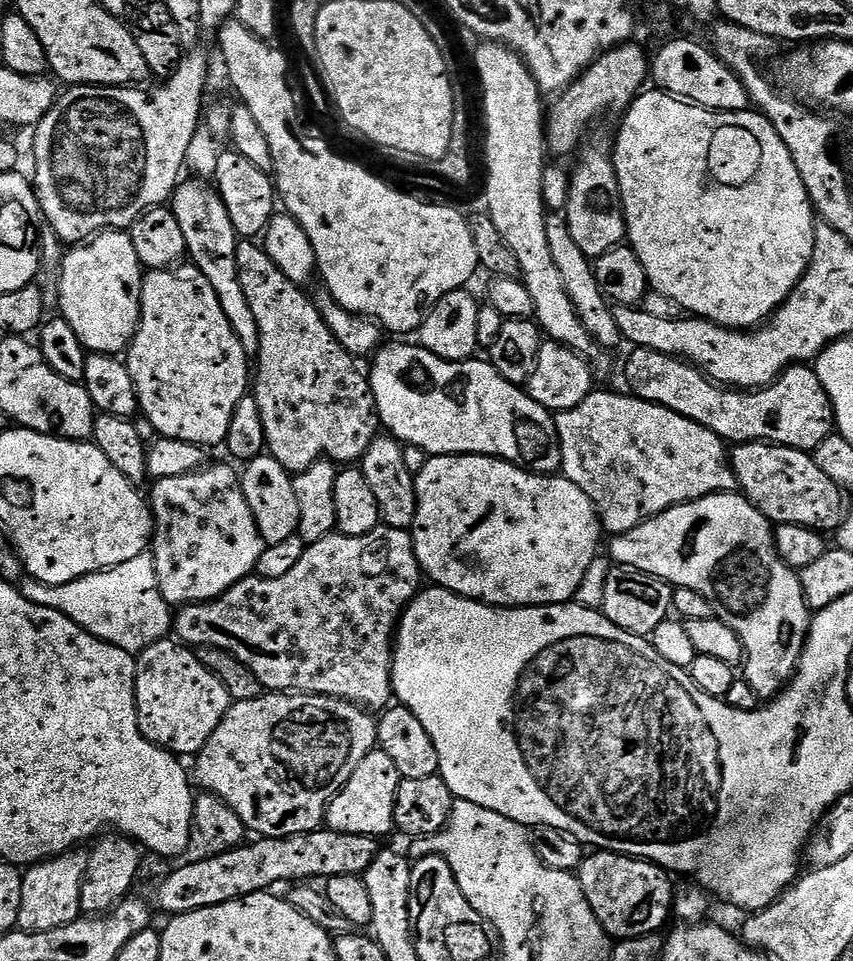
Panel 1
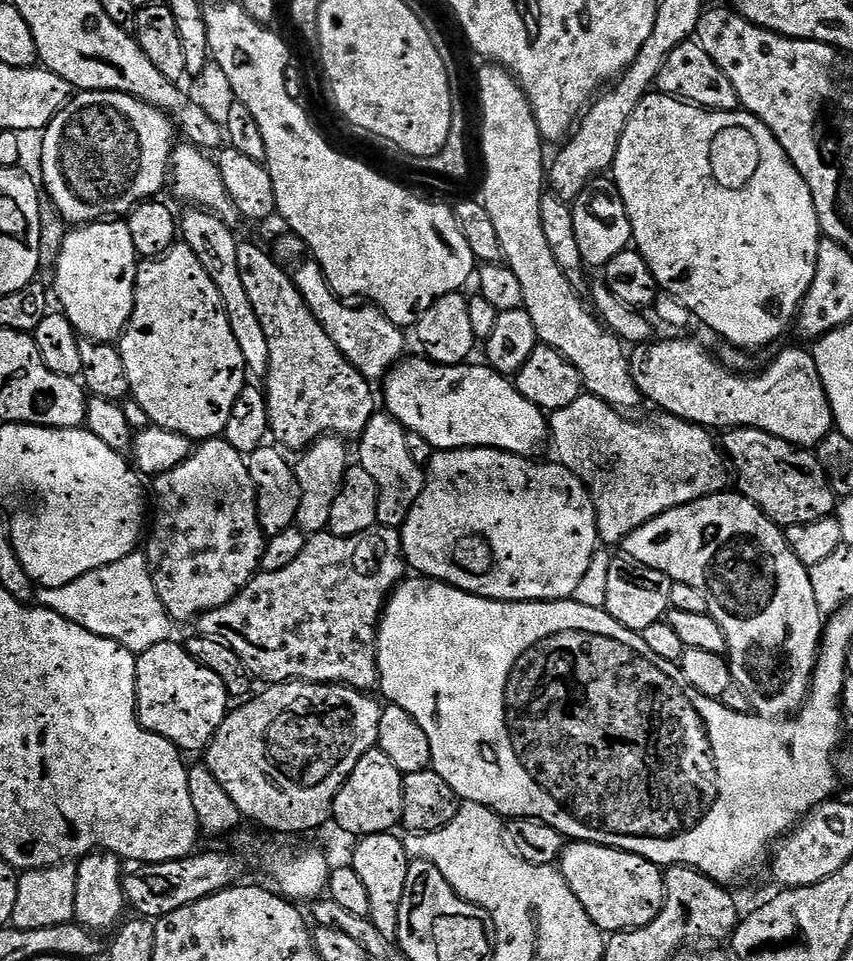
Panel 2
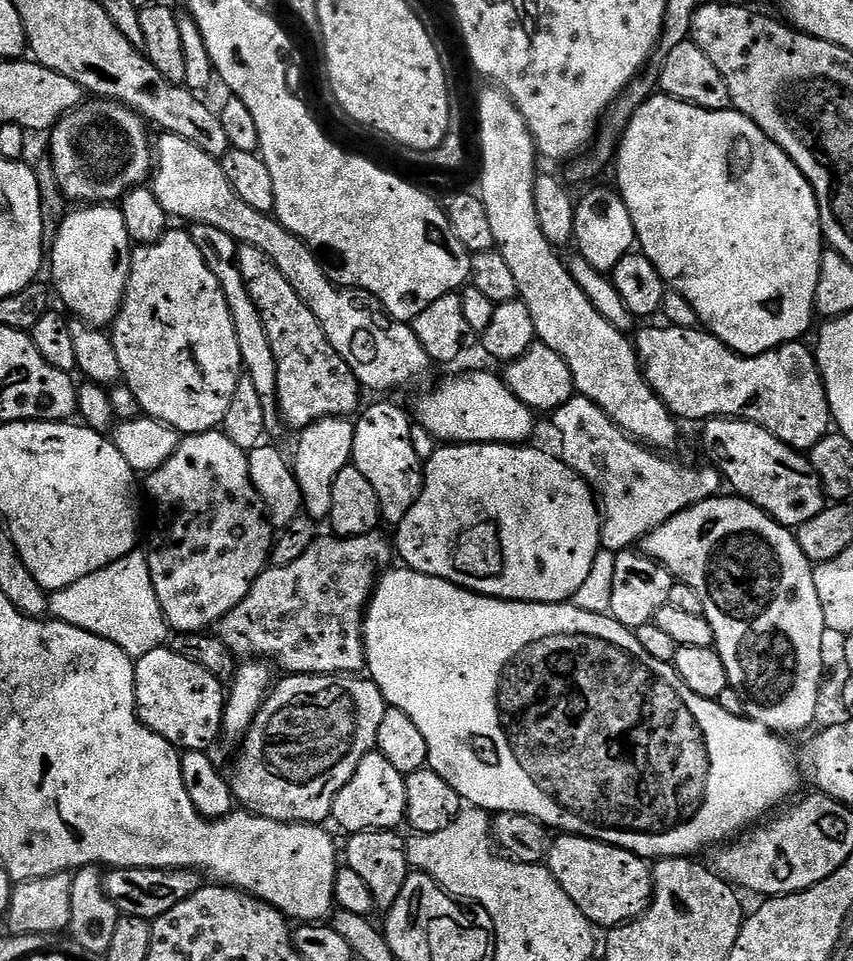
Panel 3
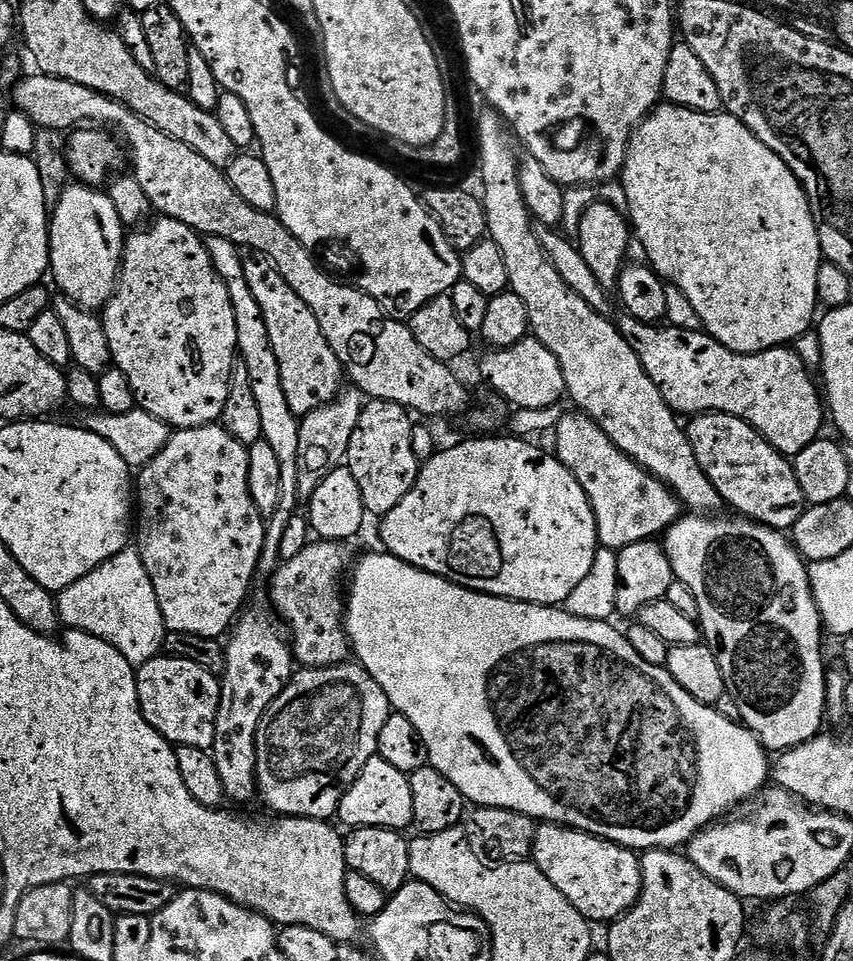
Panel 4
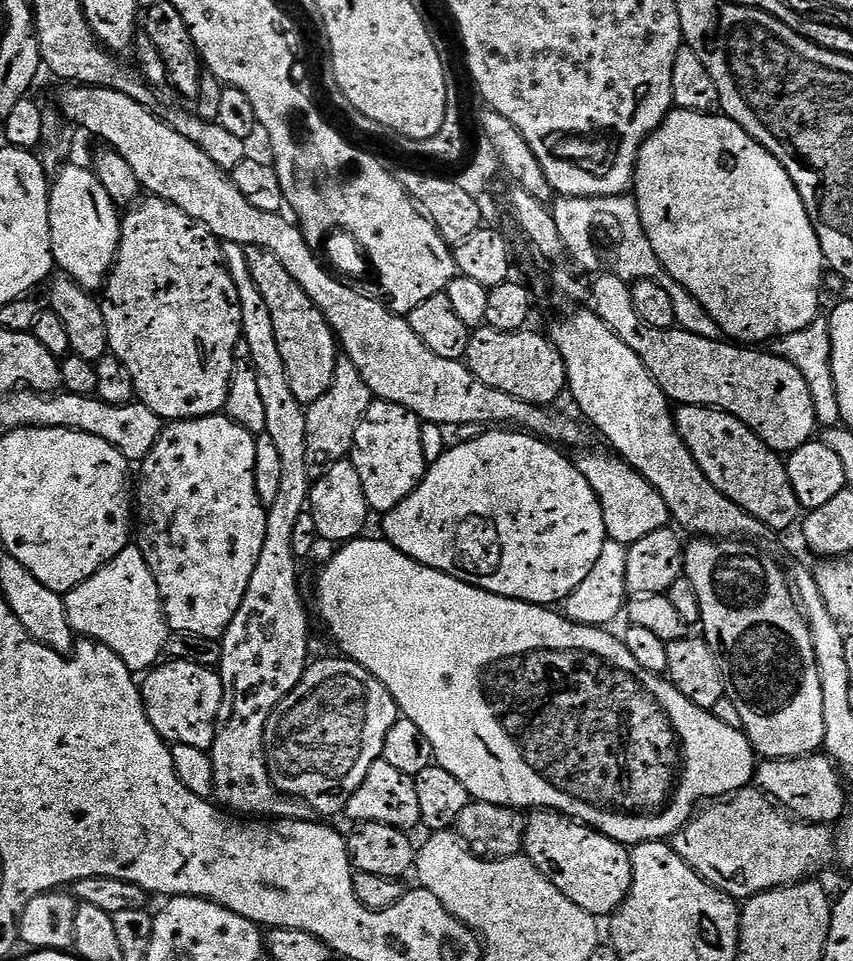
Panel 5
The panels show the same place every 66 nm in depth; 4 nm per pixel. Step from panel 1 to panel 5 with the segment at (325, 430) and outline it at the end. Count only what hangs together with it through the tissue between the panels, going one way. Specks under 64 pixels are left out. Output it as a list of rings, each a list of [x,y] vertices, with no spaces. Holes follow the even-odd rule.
[[[258,246],[245,247],[246,262],[250,266],[250,278],[262,293],[266,307],[270,309],[270,319],[274,321],[274,338],[278,338],[278,350],[286,365],[286,378],[290,378],[290,391],[302,405],[313,404],[330,390],[334,382],[334,370],[338,359],[338,341],[332,327],[325,322],[322,310],[306,298],[306,290],[286,274],[286,269],[274,254]]]

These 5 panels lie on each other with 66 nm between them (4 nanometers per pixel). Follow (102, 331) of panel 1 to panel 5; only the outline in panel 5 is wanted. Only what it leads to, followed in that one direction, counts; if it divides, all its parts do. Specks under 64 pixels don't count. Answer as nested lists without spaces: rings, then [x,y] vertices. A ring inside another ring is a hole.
[[[72,162],[57,174],[50,184],[48,217],[55,267],[78,282],[78,286],[89,290],[103,289],[112,263],[116,261],[122,216],[91,167],[79,168]]]

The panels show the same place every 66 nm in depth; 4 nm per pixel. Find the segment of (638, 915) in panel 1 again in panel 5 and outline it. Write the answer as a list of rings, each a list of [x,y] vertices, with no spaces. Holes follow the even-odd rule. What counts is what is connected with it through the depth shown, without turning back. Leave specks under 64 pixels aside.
[[[550,808],[533,811],[527,817],[523,855],[546,877],[574,906],[582,906],[597,918],[611,917],[632,885],[632,854],[625,845],[595,832],[579,820],[571,820]]]

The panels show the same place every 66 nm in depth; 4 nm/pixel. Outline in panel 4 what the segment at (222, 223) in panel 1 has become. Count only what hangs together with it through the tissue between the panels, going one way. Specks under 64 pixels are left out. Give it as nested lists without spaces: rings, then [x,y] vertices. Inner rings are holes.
[[[217,236],[207,237],[208,253],[214,262],[214,270],[218,270],[218,278],[226,282],[226,290],[230,290],[230,306],[234,306],[234,326],[238,330],[236,351],[239,363],[246,366],[246,374],[250,374],[250,390],[254,390],[254,399],[258,402],[258,410],[262,421],[262,434],[270,450],[278,458],[280,467],[280,491],[282,499],[276,512],[266,524],[264,534],[264,550],[260,555],[259,571],[271,574],[280,567],[280,547],[282,534],[286,530],[286,522],[297,511],[296,487],[302,481],[300,467],[300,447],[298,446],[298,430],[301,417],[290,410],[286,403],[286,393],[282,390],[282,374],[278,370],[278,358],[274,358],[274,346],[270,346],[270,334],[266,330],[266,318],[262,318],[262,306],[254,299],[254,293],[246,282],[246,273],[242,270],[240,248],[234,242]]]

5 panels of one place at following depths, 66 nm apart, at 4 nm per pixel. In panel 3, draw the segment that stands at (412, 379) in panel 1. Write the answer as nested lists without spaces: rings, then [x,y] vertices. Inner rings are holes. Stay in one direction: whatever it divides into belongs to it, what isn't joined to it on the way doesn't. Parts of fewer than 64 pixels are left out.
[[[464,372],[444,380],[416,404],[415,423],[440,442],[453,444],[519,444],[532,432],[533,409],[517,398],[499,375]]]

